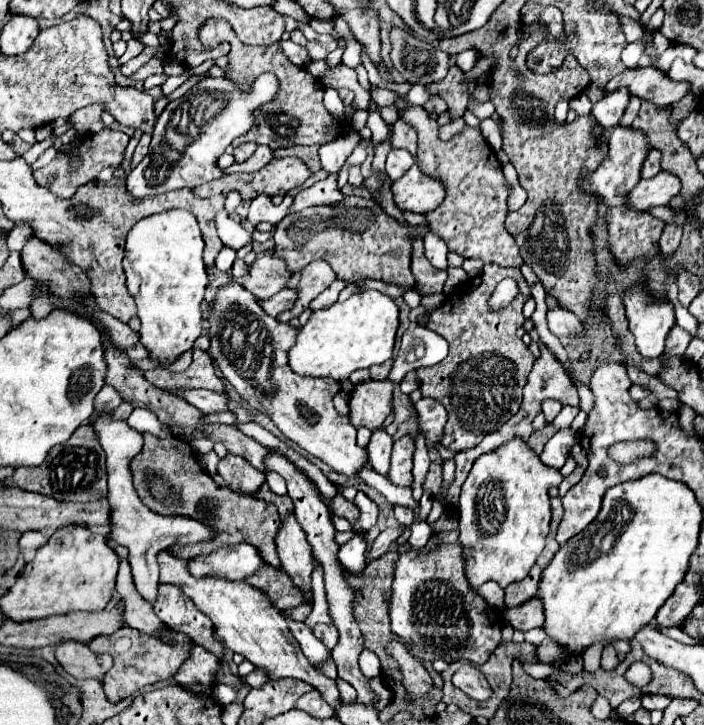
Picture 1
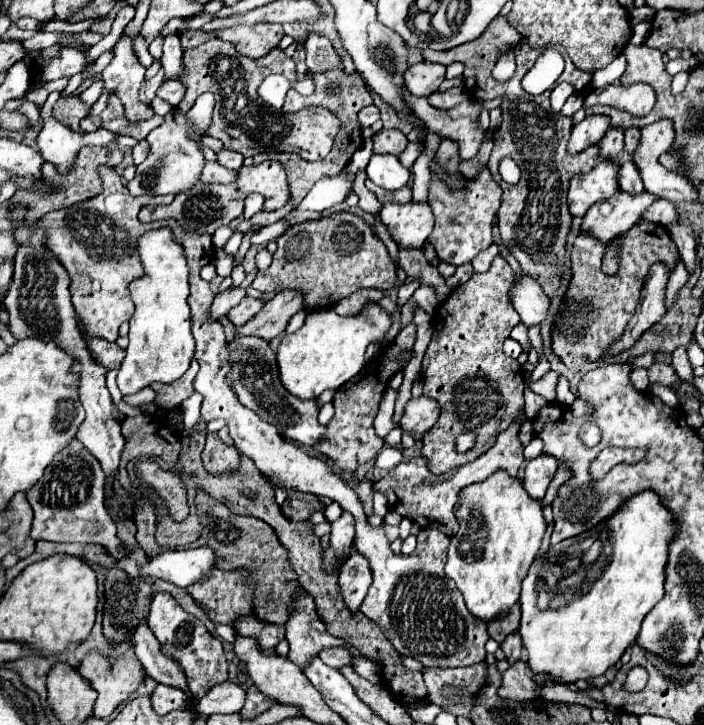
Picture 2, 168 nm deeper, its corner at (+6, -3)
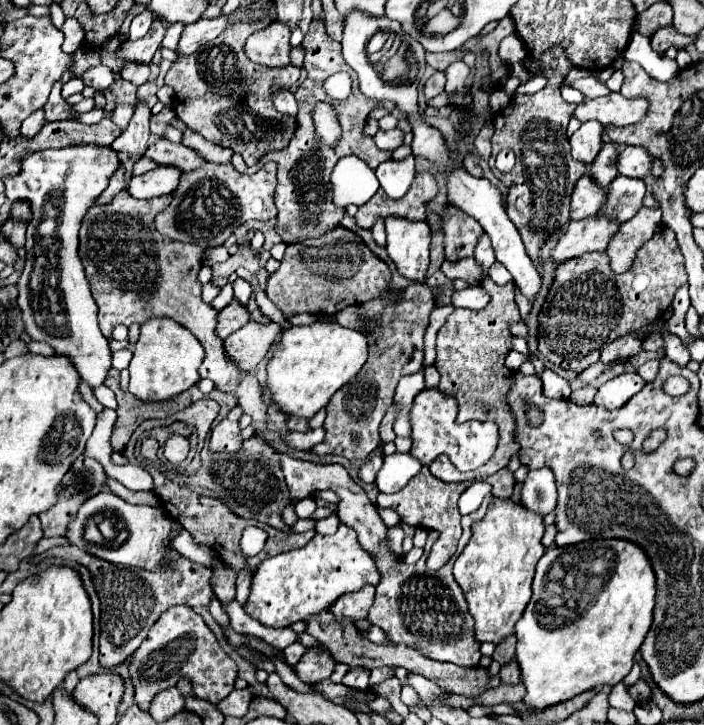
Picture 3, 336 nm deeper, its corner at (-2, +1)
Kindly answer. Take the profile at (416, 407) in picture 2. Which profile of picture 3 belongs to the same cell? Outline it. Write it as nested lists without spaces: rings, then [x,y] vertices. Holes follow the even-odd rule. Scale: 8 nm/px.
[[[424,389],[416,395],[410,423],[412,423],[412,455],[420,459],[422,465],[430,465],[438,455],[448,455],[460,471],[474,471],[492,457],[498,443],[498,427],[491,421],[467,421],[457,424],[454,421],[458,413],[458,401],[452,395],[446,395],[438,389]]]

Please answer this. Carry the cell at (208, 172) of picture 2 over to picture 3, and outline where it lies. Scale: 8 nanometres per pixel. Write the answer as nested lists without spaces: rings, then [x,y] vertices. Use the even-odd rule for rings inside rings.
[[[160,139],[154,145],[150,145],[146,157],[156,161],[158,165],[172,165],[180,171],[188,171],[204,165],[204,159],[196,151],[184,147],[182,143],[172,143],[166,139]]]

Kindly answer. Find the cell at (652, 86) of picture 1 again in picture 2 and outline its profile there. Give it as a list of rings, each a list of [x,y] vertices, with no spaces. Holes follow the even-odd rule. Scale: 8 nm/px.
[[[638,83],[638,85],[606,85],[600,89],[592,89],[586,99],[584,107],[590,105],[614,105],[622,111],[628,111],[632,115],[646,115],[656,105],[656,93],[650,85]]]

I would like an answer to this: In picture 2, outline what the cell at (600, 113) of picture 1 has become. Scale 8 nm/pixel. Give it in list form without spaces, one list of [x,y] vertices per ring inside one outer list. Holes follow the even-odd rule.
[[[586,115],[584,121],[574,125],[574,129],[572,129],[570,143],[568,143],[568,153],[580,153],[582,149],[598,143],[604,137],[606,129],[610,129],[608,117],[604,117],[604,115]]]

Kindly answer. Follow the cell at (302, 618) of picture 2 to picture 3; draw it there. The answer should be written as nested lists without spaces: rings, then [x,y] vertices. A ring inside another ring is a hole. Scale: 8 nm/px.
[[[308,649],[308,653],[300,659],[300,663],[294,667],[294,671],[304,683],[316,685],[332,675],[334,665],[336,663],[330,653],[324,653],[320,649]]]

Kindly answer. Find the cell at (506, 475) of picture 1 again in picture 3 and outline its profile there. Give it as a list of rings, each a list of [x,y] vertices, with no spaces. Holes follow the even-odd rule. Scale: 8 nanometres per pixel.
[[[510,499],[506,501],[492,501],[488,507],[488,513],[482,521],[474,523],[474,535],[462,555],[454,563],[454,577],[458,585],[462,587],[464,599],[468,603],[468,611],[474,617],[474,637],[478,643],[494,643],[498,645],[504,637],[514,633],[516,621],[522,617],[530,597],[532,597],[532,577],[534,577],[534,567],[538,559],[544,555],[542,547],[542,535],[544,535],[544,525],[542,525],[542,515],[532,513],[524,509],[520,503],[512,503]]]

